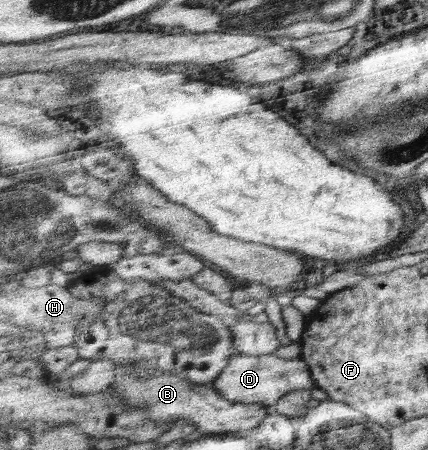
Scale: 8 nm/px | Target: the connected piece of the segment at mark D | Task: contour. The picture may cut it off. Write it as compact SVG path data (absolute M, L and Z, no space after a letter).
M235 352L229 367L211 384L217 390L234 401L245 403L277 404L285 395L297 390L313 390L318 387L308 362L301 357L295 360L279 358L275 353L249 355Z

